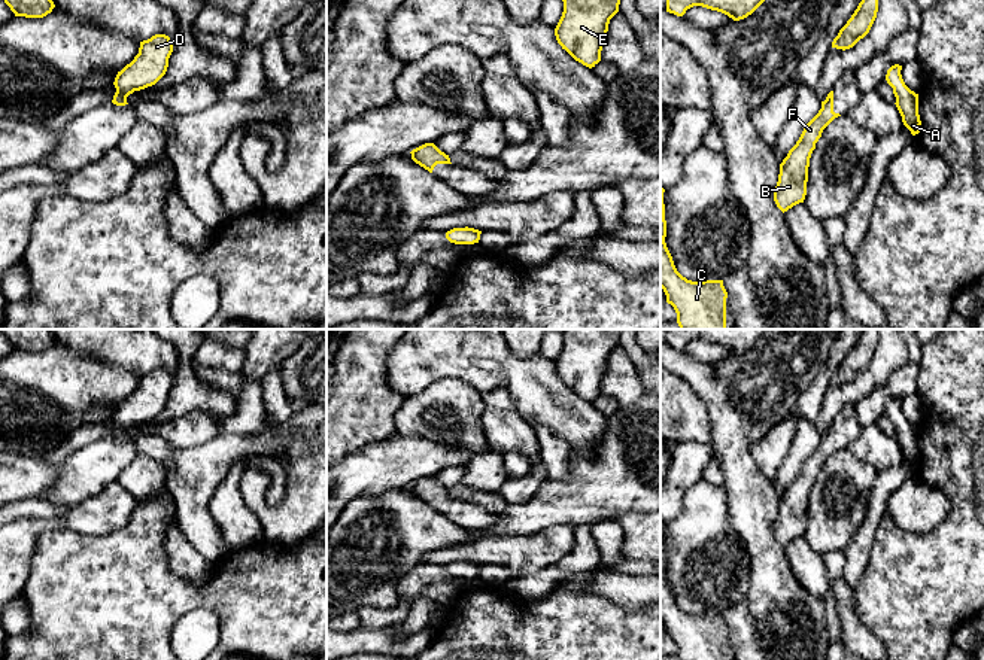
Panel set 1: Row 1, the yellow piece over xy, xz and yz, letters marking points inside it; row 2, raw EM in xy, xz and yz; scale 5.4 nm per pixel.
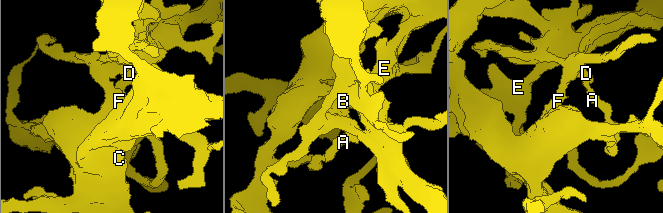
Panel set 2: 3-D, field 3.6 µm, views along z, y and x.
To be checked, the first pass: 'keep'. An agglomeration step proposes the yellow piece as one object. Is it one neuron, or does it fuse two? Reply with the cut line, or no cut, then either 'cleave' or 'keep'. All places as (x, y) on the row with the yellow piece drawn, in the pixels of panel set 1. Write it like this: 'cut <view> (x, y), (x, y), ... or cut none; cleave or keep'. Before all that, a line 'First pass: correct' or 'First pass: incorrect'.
First pass: correct
cut none; keep

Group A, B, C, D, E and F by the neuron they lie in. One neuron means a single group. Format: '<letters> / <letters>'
A B C D E F

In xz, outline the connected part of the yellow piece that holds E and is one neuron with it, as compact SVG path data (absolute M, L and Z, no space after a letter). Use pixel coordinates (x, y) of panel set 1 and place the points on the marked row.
M562 0L564 12L555 28L558 43L575 61L592 69L601 61L610 19L620 0Z

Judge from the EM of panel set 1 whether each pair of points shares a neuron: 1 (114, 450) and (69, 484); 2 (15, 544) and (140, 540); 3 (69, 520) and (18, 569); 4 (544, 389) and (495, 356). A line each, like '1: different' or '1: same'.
1: same
2: different
3: same
4: same

